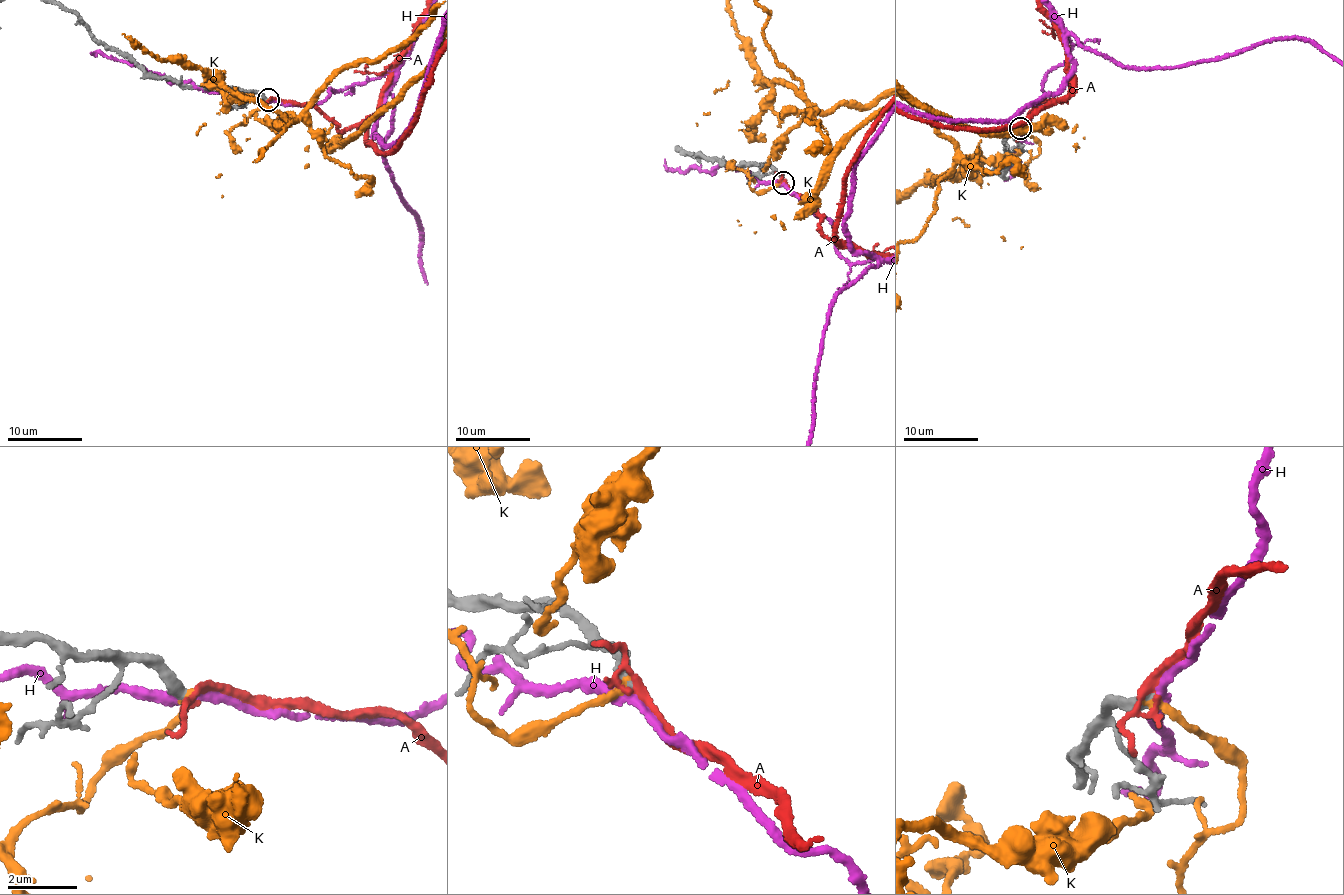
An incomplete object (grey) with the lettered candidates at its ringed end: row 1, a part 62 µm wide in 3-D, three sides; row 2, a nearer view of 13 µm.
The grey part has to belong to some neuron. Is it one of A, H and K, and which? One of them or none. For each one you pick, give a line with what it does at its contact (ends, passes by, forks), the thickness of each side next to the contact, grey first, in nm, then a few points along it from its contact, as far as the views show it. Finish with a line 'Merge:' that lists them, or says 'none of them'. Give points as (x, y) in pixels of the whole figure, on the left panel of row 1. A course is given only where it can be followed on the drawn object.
A: it passes by; 300 nm thick on the grey side, 220 nm on the other
Merge: A

